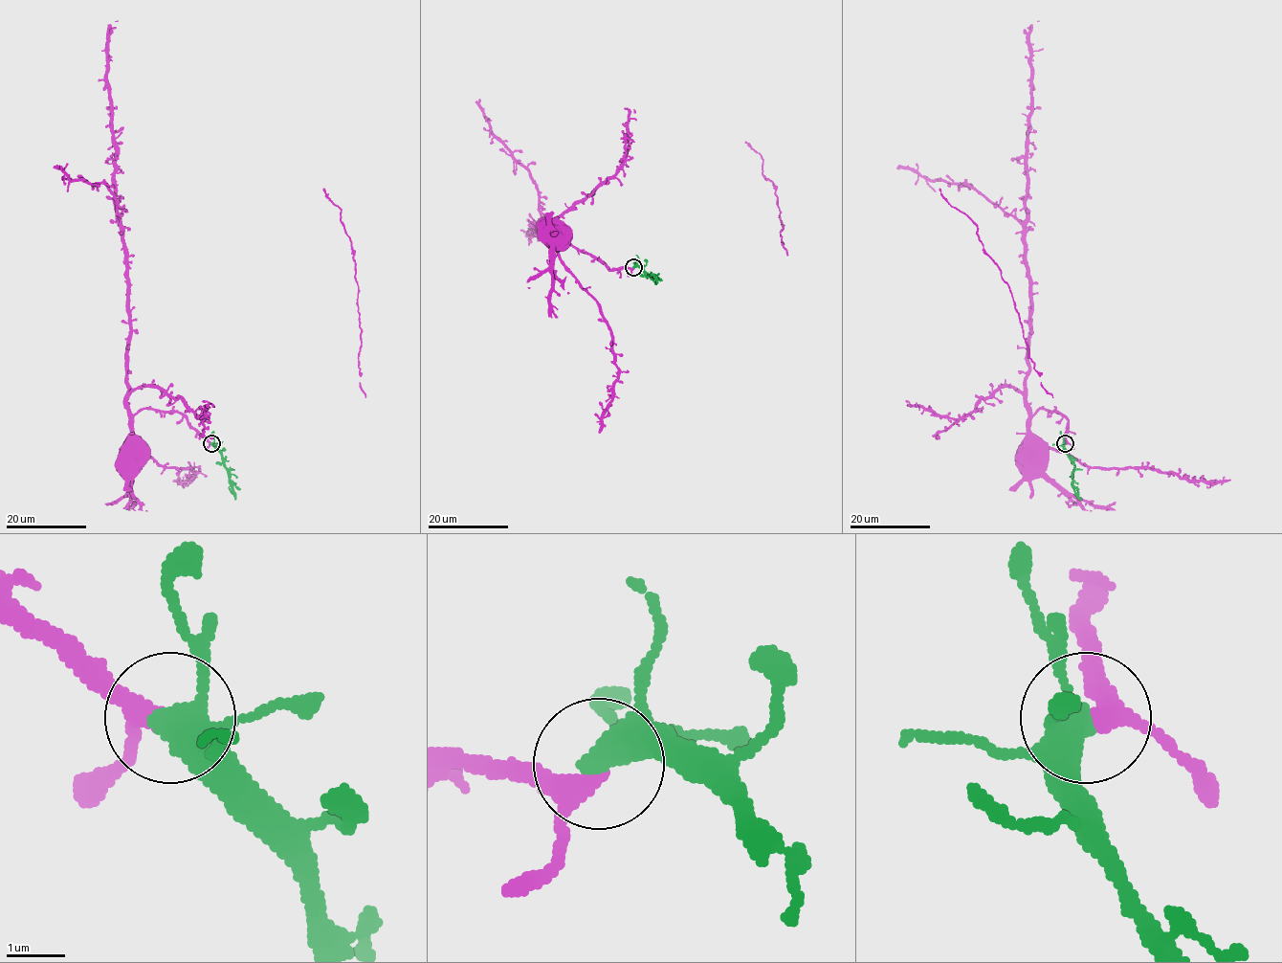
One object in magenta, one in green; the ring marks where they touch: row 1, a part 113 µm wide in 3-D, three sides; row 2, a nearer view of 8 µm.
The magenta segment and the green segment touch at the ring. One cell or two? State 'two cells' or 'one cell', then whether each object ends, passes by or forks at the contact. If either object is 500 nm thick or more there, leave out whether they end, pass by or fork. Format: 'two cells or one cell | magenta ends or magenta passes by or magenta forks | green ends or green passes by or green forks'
one cell | magenta passes by | green forks

